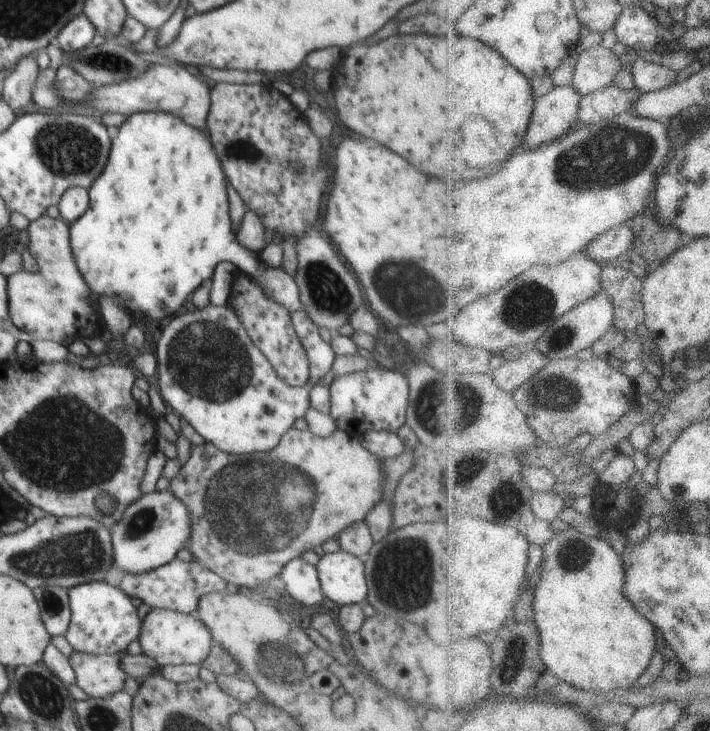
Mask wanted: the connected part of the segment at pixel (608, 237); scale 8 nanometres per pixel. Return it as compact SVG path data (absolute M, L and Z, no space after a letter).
M622 225L600 236L600 240L594 240L586 254L596 262L612 262L634 248L636 248L634 229L630 225Z

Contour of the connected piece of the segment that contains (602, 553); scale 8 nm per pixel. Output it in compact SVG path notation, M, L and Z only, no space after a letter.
M576 528L558 532L543 549L542 577L535 590L534 610L542 634L541 653L546 666L561 681L601 695L618 688L632 688L648 672L652 658L656 656L658 630L624 592L628 574L623 555L618 554L610 542Z

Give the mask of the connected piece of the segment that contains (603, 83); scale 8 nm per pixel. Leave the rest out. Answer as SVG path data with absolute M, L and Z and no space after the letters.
M596 45L587 50L578 63L574 86L584 95L614 85L622 70L622 60L612 49Z

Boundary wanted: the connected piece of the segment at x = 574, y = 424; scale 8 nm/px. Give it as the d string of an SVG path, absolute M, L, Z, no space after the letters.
M570 357L552 361L546 370L536 374L532 380L526 382L513 395L519 407L528 417L530 426L536 430L540 440L544 440L552 448L570 446L582 434L602 436L616 422L620 422L628 412L636 410L640 405L636 381L620 370L620 366L614 358L609 361L604 360L604 358L582 360L582 358Z

